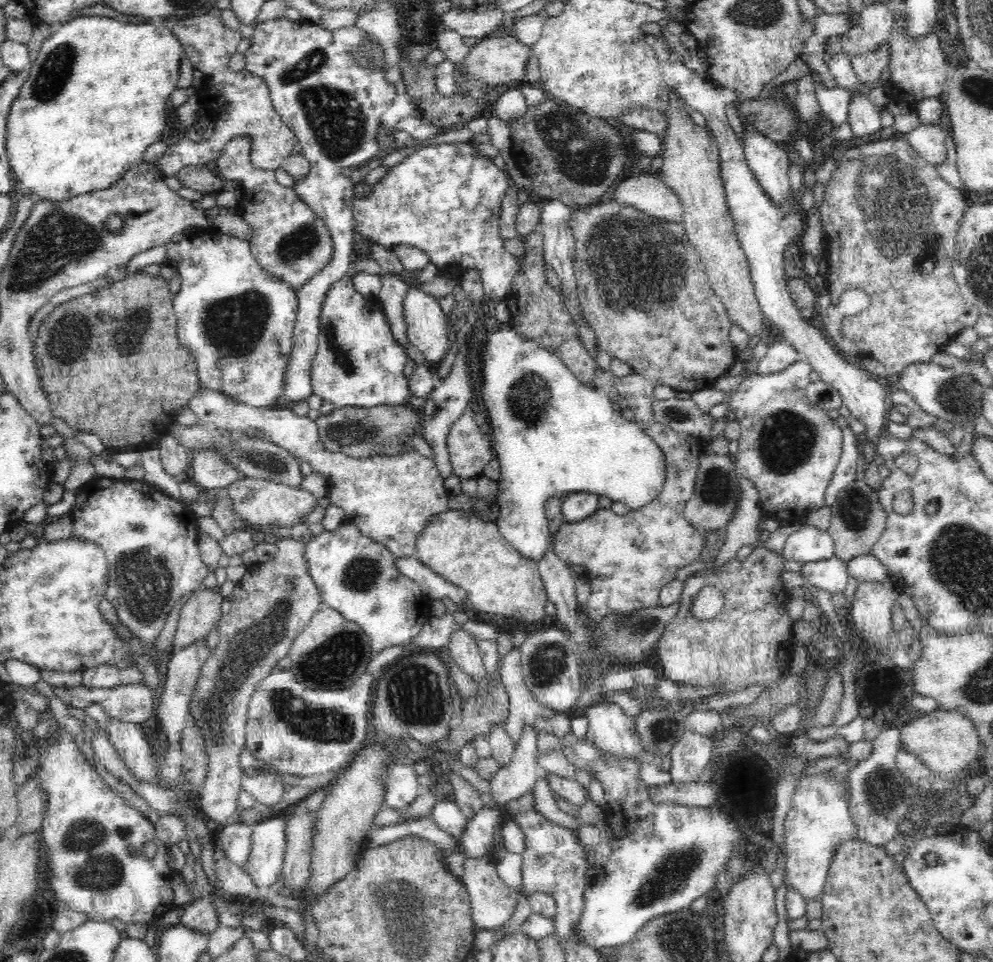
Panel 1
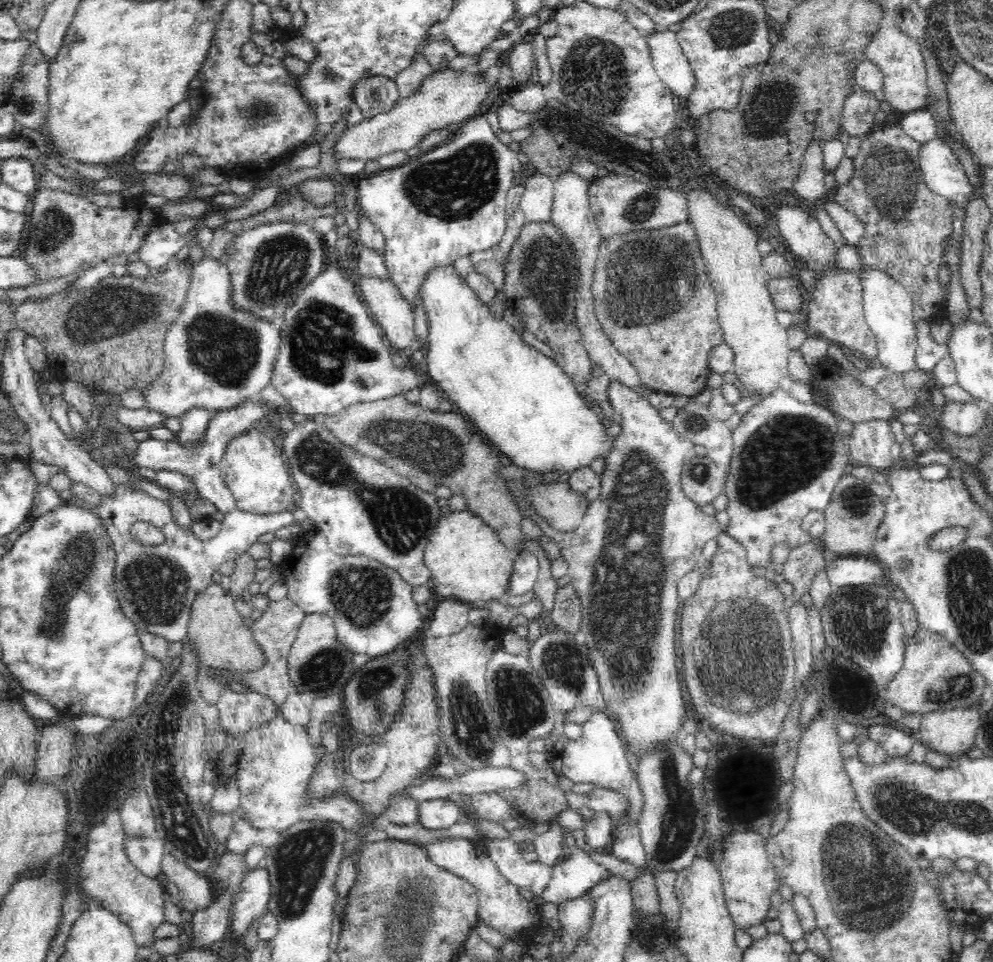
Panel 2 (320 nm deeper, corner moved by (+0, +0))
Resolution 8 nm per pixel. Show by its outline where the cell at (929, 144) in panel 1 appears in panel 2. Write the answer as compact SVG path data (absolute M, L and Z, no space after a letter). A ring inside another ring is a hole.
M937 136L921 145L919 163L924 180L934 194L947 198L958 208L968 206L976 186L970 183L963 164L946 140Z

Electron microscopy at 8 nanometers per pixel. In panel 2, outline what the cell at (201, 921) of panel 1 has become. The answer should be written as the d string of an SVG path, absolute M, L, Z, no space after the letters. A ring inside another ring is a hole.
M166 852L161 860L161 873L178 887L182 909L197 913L207 909L215 900L212 882L207 877Z

